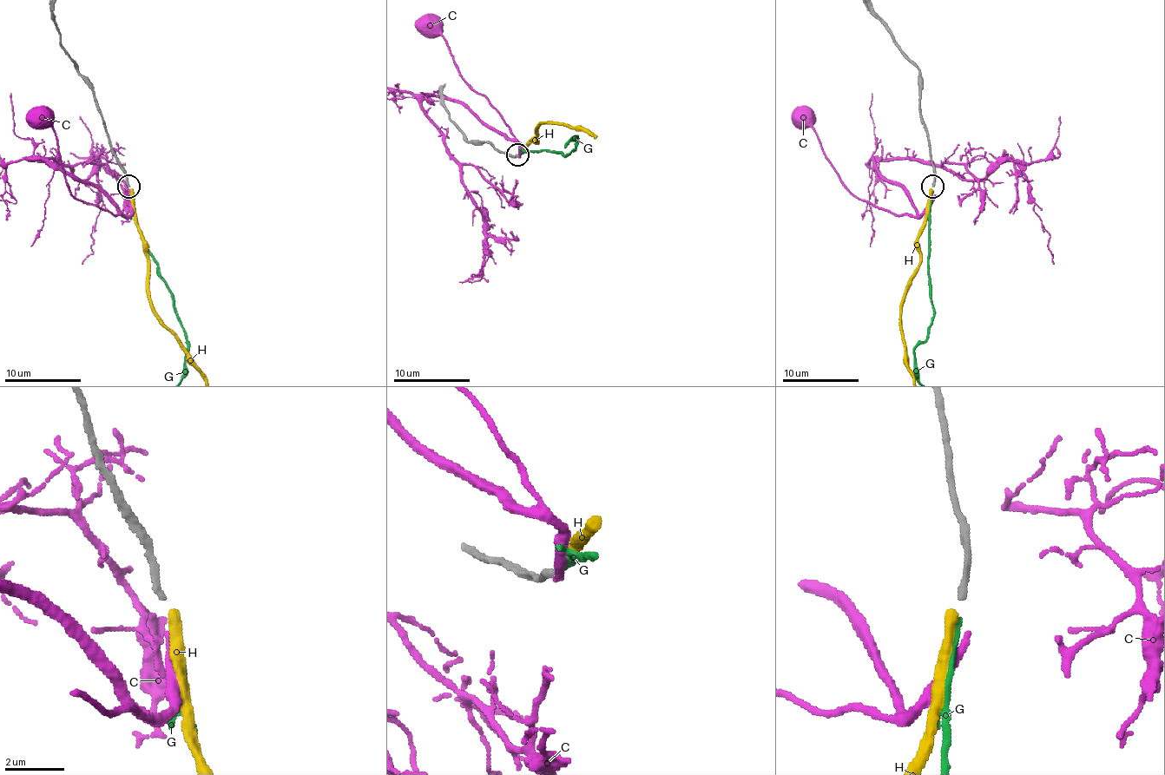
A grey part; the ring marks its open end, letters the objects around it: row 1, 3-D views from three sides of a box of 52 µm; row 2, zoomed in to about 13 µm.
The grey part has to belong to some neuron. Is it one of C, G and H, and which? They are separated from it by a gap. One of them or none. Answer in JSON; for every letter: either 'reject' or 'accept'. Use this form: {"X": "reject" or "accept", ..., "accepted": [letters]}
{"C": "reject", "G": "accept", "H": "reject", "accepted": ["G"]}

